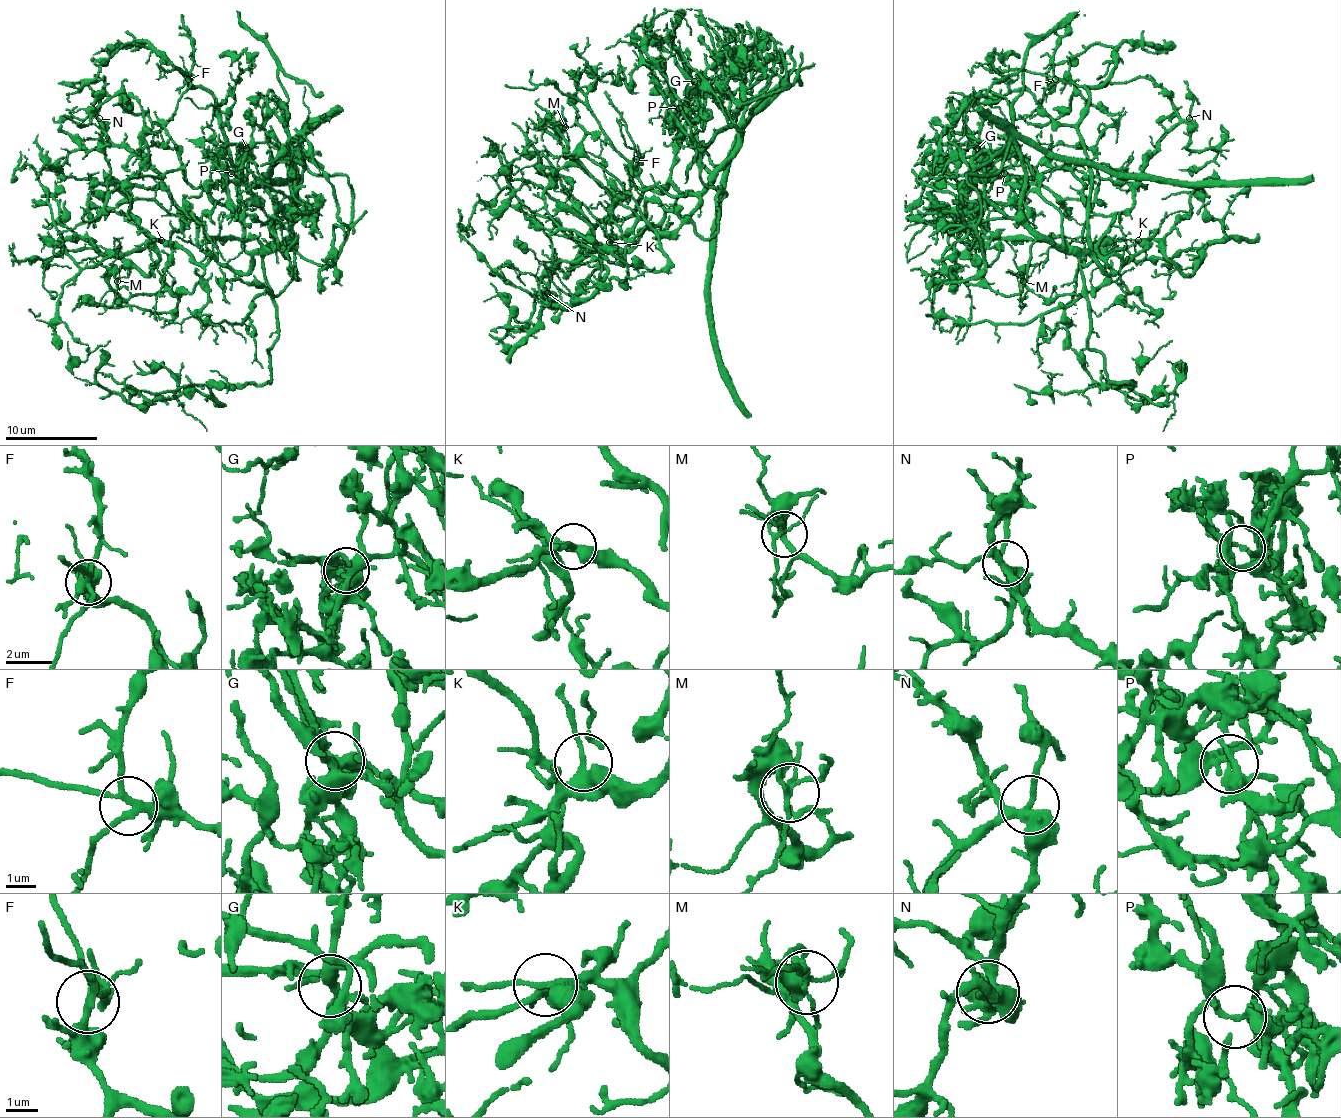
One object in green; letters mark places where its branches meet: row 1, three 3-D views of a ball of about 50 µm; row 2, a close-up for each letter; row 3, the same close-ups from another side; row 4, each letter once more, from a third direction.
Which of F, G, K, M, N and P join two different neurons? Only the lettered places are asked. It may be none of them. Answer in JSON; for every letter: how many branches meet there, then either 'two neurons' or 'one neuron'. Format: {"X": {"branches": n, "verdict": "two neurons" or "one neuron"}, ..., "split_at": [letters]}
{"F": {"branches": 4, "verdict": "one neuron"}, "G": {"branches": 4, "verdict": "one neuron"}, "K": {"branches": 2, "verdict": "one neuron"}, "M": {"branches": 4, "verdict": "one neuron"}, "N": {"branches": 4, "verdict": "one neuron"}, "P": {"branches": 4, "verdict": "two neurons"}, "split_at": ["P"]}

